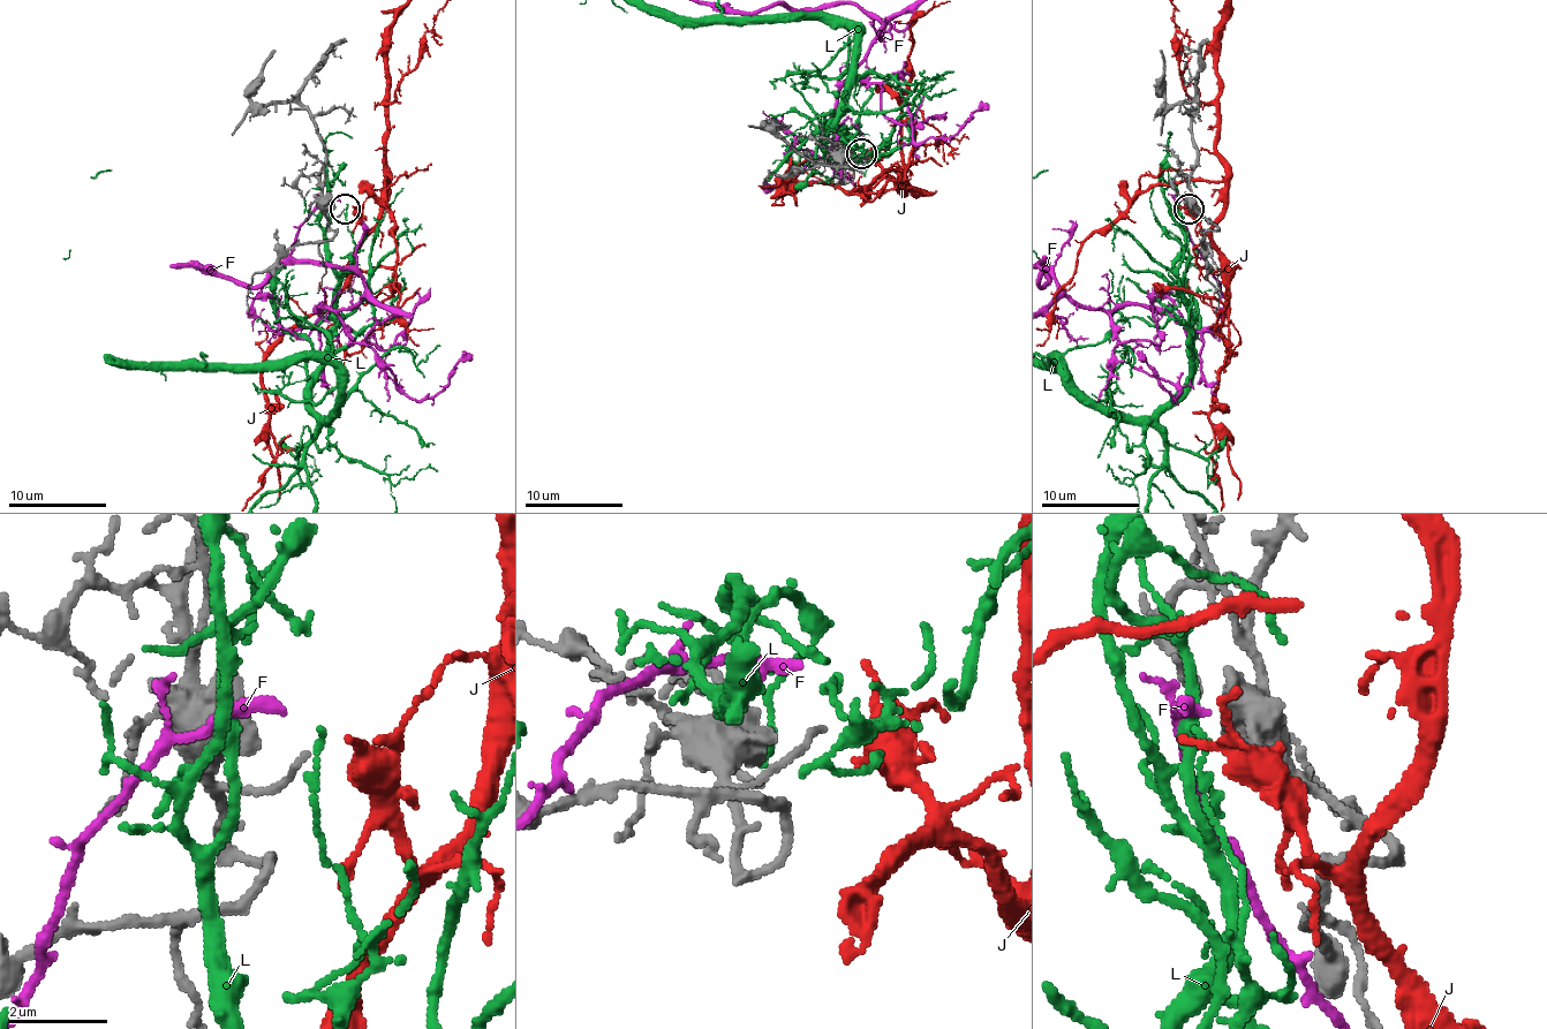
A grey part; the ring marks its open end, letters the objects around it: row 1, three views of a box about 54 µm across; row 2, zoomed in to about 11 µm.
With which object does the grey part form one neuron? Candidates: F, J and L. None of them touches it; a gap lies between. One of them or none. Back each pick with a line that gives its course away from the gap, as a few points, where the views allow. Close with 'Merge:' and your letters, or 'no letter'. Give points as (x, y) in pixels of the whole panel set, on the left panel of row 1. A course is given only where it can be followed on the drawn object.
Merge: J

